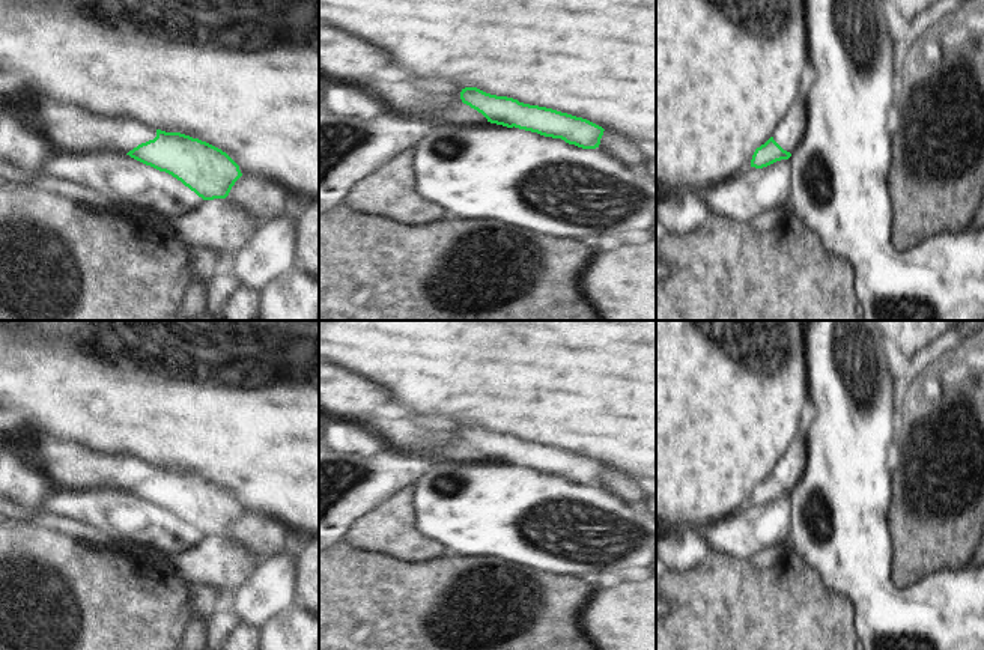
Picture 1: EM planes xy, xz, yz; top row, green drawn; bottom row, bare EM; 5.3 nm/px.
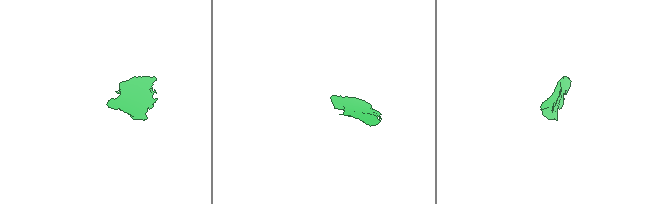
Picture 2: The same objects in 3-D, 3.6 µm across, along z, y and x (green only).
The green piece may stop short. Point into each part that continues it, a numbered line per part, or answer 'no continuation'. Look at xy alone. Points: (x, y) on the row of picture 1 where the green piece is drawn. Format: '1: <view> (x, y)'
1: xy (65, 127)

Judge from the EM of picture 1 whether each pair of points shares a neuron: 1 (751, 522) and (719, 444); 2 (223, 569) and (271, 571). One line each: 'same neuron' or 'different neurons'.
1: different neurons
2: different neurons

